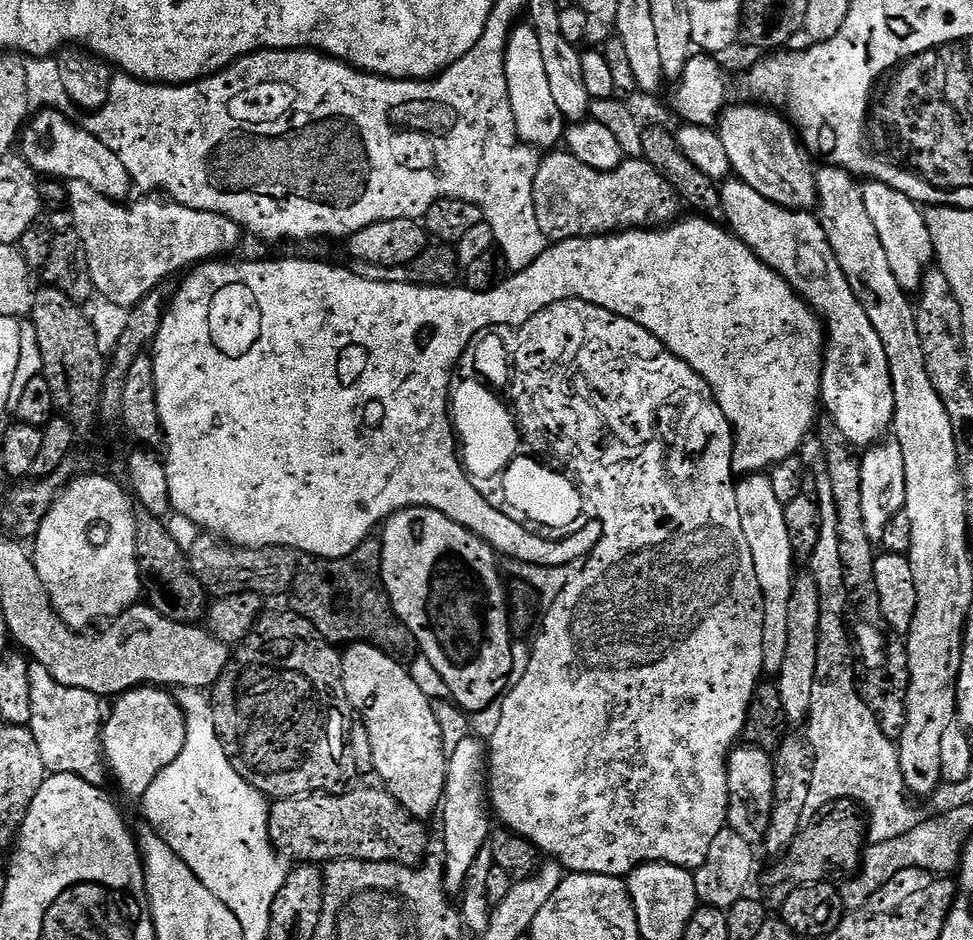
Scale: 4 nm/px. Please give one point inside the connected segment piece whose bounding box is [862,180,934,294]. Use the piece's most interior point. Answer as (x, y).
(900, 222)

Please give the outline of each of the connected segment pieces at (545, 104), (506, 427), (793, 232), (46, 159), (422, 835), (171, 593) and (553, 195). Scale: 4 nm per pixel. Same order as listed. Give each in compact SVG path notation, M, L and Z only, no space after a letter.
M520 22L513 28L506 42L506 86L510 94L510 106L514 110L514 122L521 140L531 144L537 150L552 150L565 139L566 121L562 110L554 103L546 66L542 62L542 46L538 43L538 34L531 23Z
M479 379L468 380L465 384L457 383L450 392L450 416L454 421L454 435L458 441L458 455L467 471L472 474L491 473L504 464L504 460L512 460L512 448L518 448L519 432L516 429L517 417L504 409L504 404L496 400L497 393L488 384Z
M738 178L723 181L719 190L720 207L725 220L723 223L732 235L737 236L763 264L770 266L770 270L774 270L798 295L804 297L826 329L820 369L820 399L823 411L836 423L838 430L846 434L853 446L860 450L871 448L891 429L896 413L890 366L886 362L882 338L878 338L878 330L874 330L866 310L862 310L858 298L852 293L850 282L846 282L846 274L842 274L842 266L838 266L838 258L834 258L834 250L830 250L830 242L819 219L811 211L792 212L789 208L779 208L774 202L762 198L762 194L754 190L754 186L746 186L746 182Z
M40 110L27 121L18 144L18 152L24 155L24 160L39 175L44 178L55 178L61 182L77 180L86 182L98 194L111 200L121 202L129 199L128 191L133 191L134 185L128 176L126 166L122 166L122 158L114 154L98 138L88 131L87 127L71 124L60 110Z
M380 786L375 787L353 787L339 794L309 794L291 796L289 800L276 800L268 809L268 834L272 844L285 857L293 856L293 861L317 866L333 860L419 865L430 852L425 825L405 810L387 790Z
M137 507L135 514L136 561L140 567L140 579L147 603L154 610L158 610L158 614L170 618L176 624L199 625L207 617L210 597L205 592L202 582L198 582L198 578L194 578L190 570L185 545L183 543L180 545L168 533L165 521L159 516L150 514L150 510Z
M552 150L541 159L538 174L532 187L534 214L542 234L550 242L561 240L587 240L589 236L610 236L629 230L648 230L653 226L667 226L681 215L682 201L680 195L650 166L643 158L625 158L614 170L599 172L594 166L578 162L567 150Z

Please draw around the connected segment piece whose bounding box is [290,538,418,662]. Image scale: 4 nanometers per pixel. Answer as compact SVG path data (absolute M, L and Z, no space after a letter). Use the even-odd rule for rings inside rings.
M369 538L356 547L350 554L337 560L323 560L320 556L300 560L300 568L290 589L292 596L291 611L306 618L333 646L349 644L372 644L386 655L401 662L408 662L417 655L416 639L392 608L392 599L384 589L384 577L380 575L380 559L384 553L383 543L379 539Z

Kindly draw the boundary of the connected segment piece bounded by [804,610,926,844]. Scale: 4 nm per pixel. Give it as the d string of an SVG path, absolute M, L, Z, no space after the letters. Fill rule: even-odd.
M823 610L819 618L819 638L818 638L818 666L816 667L816 677L814 678L814 686L812 687L812 710L806 721L808 727L808 735L806 741L813 748L814 758L814 774L813 781L810 785L810 794L807 795L806 808L804 812L804 820L810 821L816 817L816 813L822 811L824 807L835 800L854 800L860 805L861 809L866 813L866 840L868 844L877 844L878 842L890 842L890 838L902 838L902 834L910 834L910 830L914 830L914 826L918 826L926 818L926 812L910 799L909 793L904 786L902 778L902 766L900 765L900 754L897 745L893 740L888 738L882 728L875 721L875 716L867 708L865 702L859 697L856 689L856 676L853 672L853 656L852 642L848 634L847 625L843 615L836 610Z

